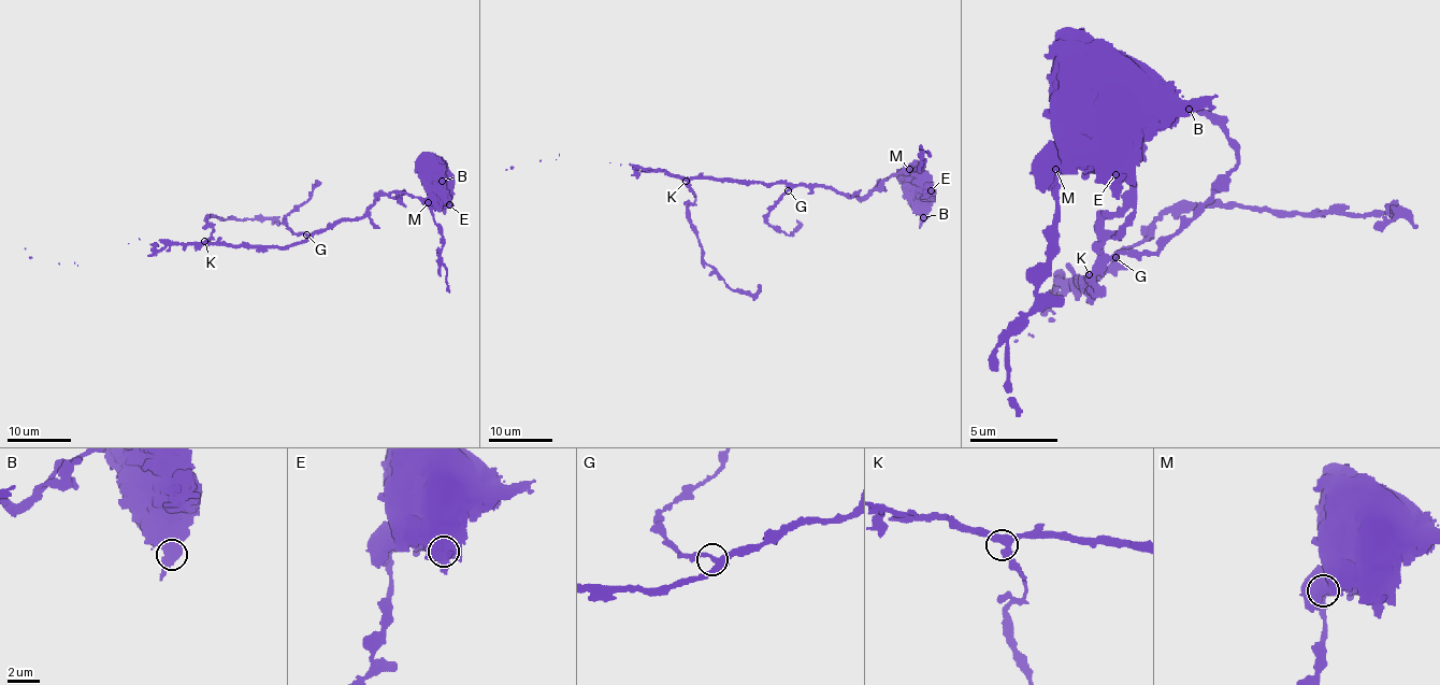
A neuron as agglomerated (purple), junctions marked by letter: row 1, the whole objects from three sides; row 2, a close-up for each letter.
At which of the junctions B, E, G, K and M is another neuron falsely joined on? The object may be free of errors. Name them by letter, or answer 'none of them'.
M

